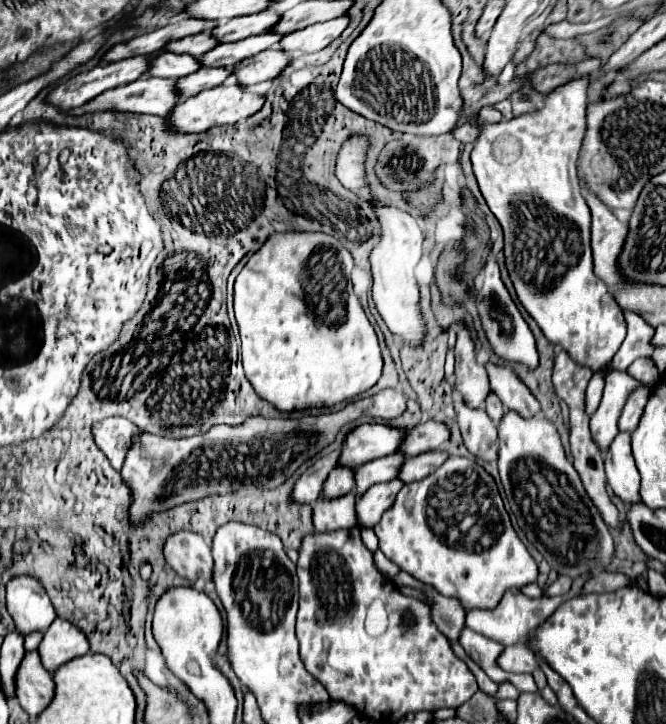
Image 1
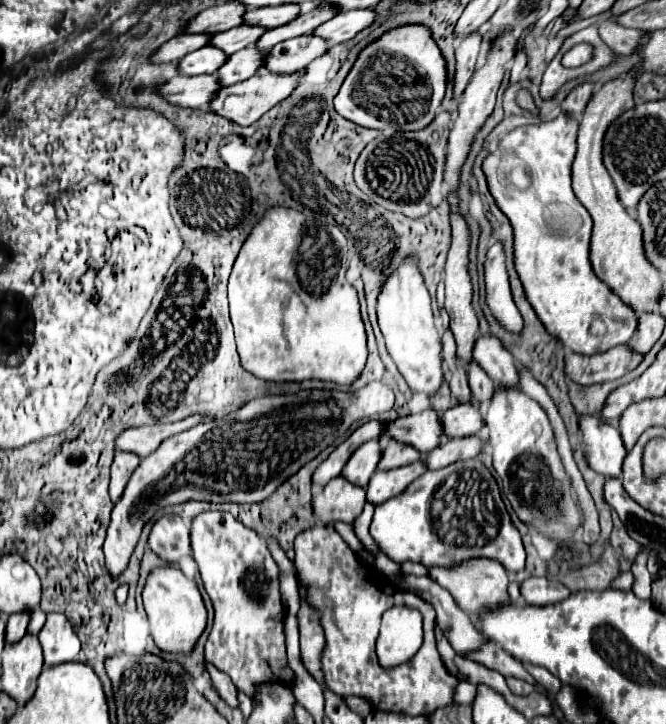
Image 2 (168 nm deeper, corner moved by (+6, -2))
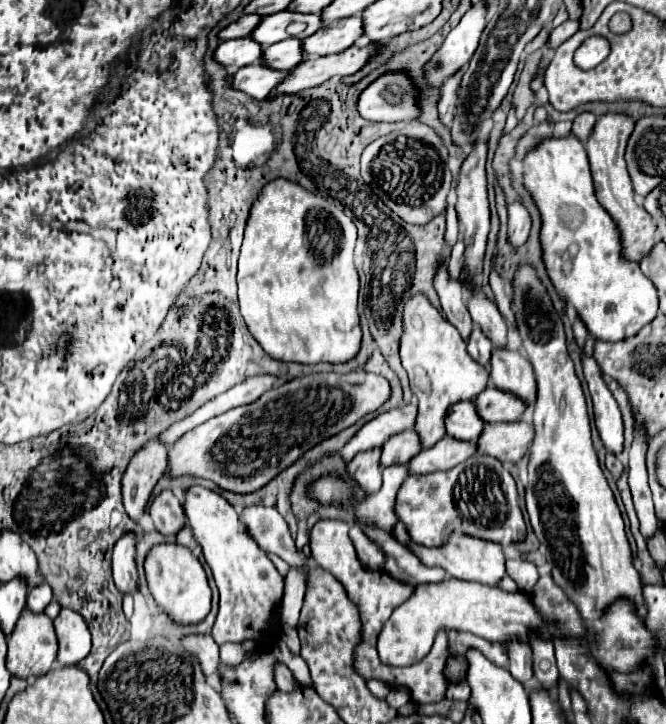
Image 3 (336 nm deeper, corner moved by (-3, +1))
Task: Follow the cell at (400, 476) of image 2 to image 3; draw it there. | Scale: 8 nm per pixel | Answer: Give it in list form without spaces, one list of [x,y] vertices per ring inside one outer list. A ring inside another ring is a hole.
[[[444,436],[430,450],[422,450],[408,462],[408,474],[430,474],[438,470],[450,470],[472,454],[476,454],[474,442],[462,442]]]

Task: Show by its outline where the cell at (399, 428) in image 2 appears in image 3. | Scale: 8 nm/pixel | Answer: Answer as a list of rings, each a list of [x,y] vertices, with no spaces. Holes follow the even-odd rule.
[[[456,402],[446,414],[446,434],[458,440],[474,442],[482,432],[484,422],[478,418],[472,402]]]

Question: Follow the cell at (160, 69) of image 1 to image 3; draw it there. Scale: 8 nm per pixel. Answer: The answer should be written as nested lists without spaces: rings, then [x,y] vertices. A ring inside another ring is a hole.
[[[252,38],[226,40],[220,42],[220,46],[214,50],[214,60],[230,72],[248,66],[252,62],[258,62],[260,56],[262,56],[262,46]]]

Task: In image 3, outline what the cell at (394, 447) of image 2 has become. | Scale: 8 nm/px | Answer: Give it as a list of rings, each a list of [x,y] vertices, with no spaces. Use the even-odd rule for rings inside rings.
[[[414,292],[406,298],[402,310],[404,332],[400,336],[400,358],[408,372],[410,388],[418,398],[418,416],[414,422],[414,432],[420,438],[422,450],[434,446],[444,432],[444,416],[450,404],[460,400],[472,400],[486,388],[488,370],[478,366],[466,352],[466,342],[460,338],[458,330],[438,312],[426,294]]]

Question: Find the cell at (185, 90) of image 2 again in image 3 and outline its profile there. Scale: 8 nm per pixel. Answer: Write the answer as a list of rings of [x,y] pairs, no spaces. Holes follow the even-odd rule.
[[[250,64],[244,66],[232,74],[228,74],[228,84],[238,90],[244,92],[256,100],[264,100],[266,94],[270,94],[270,90],[284,78],[286,74],[278,72],[278,70],[270,70],[268,66],[262,64]]]

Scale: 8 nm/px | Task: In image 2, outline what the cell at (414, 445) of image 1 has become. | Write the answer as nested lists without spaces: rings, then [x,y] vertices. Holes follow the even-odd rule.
[[[469,401],[441,413],[441,423],[445,427],[447,437],[467,437],[481,431],[483,417],[481,417],[479,405]]]

